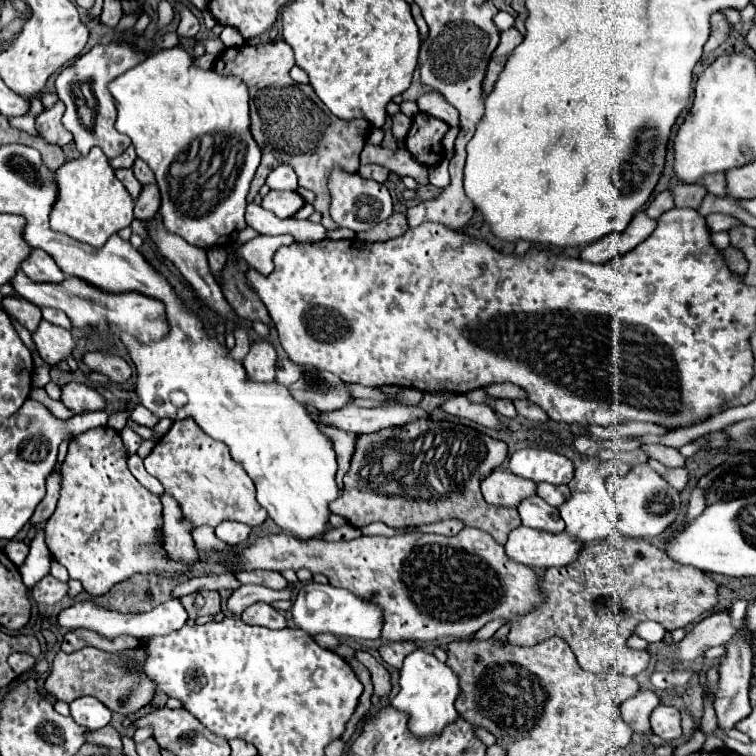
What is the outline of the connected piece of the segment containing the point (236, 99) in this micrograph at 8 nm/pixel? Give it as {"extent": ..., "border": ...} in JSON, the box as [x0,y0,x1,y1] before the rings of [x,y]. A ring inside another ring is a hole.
{"extent":[108,47,262,247],"border":[[[182,47],[164,49],[148,55],[142,63],[128,69],[108,83],[118,111],[116,129],[126,133],[142,161],[150,165],[162,193],[162,221],[166,229],[180,235],[190,245],[214,247],[234,243],[238,231],[246,227],[246,195],[250,181],[260,165],[262,151],[250,133],[250,95],[242,79],[200,69],[194,57]]]}

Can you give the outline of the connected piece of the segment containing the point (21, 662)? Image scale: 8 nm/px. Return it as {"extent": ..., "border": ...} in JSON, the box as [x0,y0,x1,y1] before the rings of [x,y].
{"extent":[8,653,34,675],"border":[[[14,653],[14,655],[8,657],[8,663],[10,663],[10,667],[14,669],[16,675],[22,675],[22,673],[26,673],[34,667],[34,657],[24,655],[24,653]]]}

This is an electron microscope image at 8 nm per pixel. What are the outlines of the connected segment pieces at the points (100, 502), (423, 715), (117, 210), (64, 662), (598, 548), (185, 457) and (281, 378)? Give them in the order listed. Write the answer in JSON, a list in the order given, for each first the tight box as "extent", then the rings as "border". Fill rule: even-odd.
[{"extent":[44,427,192,597],"border":[[[112,427],[90,429],[70,441],[68,455],[62,465],[62,489],[54,515],[46,521],[44,537],[50,555],[68,569],[70,579],[78,579],[84,591],[92,597],[106,595],[116,583],[128,581],[132,575],[160,575],[168,579],[178,579],[188,573],[192,565],[174,561],[166,555],[164,539],[158,533],[162,529],[162,503],[158,495],[152,495],[146,487],[126,467],[126,449],[122,445],[120,433]]]},{"extent":[390,647,460,737],"border":[[[420,647],[414,651],[414,659],[410,655],[410,659],[404,661],[402,673],[400,673],[400,693],[390,703],[396,709],[410,713],[408,727],[414,735],[426,737],[426,735],[434,735],[442,731],[446,723],[456,719],[458,713],[454,709],[454,699],[458,697],[458,693],[460,693],[458,675],[446,663],[438,661],[434,653],[428,653],[426,649]]]},{"extent":[50,147,134,247],"border":[[[94,147],[86,157],[64,163],[56,171],[58,179],[58,203],[50,215],[50,227],[54,231],[66,233],[76,241],[88,243],[92,247],[102,247],[110,235],[118,233],[122,227],[128,227],[134,221],[132,209],[134,201],[122,183],[116,179],[114,169],[110,167],[108,157],[102,149]]]},{"extent":[44,647,156,715],"border":[[[84,647],[70,654],[60,651],[54,659],[54,671],[48,675],[44,687],[50,695],[66,703],[72,703],[82,695],[92,695],[100,699],[110,711],[120,715],[132,715],[152,701],[156,693],[156,683],[152,679],[146,679],[144,671],[132,671],[128,667],[128,661],[138,661],[142,665],[146,661],[146,651],[142,651],[142,647],[126,649],[120,653],[106,653],[94,647]]]},{"extent":[508,535,718,677],"border":[[[624,535],[586,545],[578,561],[572,563],[570,567],[546,569],[540,585],[544,591],[544,603],[530,609],[522,617],[516,617],[510,623],[512,629],[508,633],[508,641],[518,647],[534,647],[550,637],[560,637],[570,645],[570,649],[578,659],[578,665],[584,671],[614,673],[628,677],[636,677],[650,665],[646,653],[626,647],[626,639],[634,633],[640,621],[646,619],[658,621],[660,625],[664,625],[666,631],[692,625],[716,605],[716,589],[718,589],[716,581],[706,573],[700,573],[694,567],[682,567],[680,563],[674,563],[670,557],[666,557],[662,549],[654,547],[646,539],[630,539]]]},{"extent":[144,419,268,527],"border":[[[192,419],[172,423],[170,431],[162,435],[152,453],[144,459],[144,465],[150,475],[164,483],[164,491],[180,503],[184,517],[190,519],[194,527],[216,527],[226,519],[258,527],[268,519],[268,513],[256,501],[252,479],[230,459],[228,447],[210,439]]]},{"extent":[276,359,352,411],"border":[[[290,359],[278,361],[276,381],[288,387],[294,399],[312,405],[318,411],[338,411],[352,403],[352,393],[340,377],[310,365],[292,363]]]}]

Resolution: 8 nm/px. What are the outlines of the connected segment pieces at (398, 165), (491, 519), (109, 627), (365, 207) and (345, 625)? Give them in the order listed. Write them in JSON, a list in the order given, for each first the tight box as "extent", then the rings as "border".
[{"extent":[360,143,428,185],"border":[[[366,143],[366,147],[360,153],[360,163],[362,165],[376,163],[394,171],[398,177],[410,175],[418,185],[428,185],[428,169],[422,167],[420,163],[414,163],[414,159],[410,159],[410,153],[402,147],[396,151],[390,151],[386,147],[376,147]]]},{"extent":[330,419,520,545],"border":[[[418,419],[406,427],[360,435],[350,471],[344,475],[342,497],[330,503],[330,513],[344,517],[352,527],[382,521],[394,529],[460,519],[466,527],[488,531],[504,545],[508,533],[520,527],[518,511],[488,505],[480,493],[482,479],[504,459],[506,443],[448,421]]]},{"extent":[58,599,188,639],"border":[[[170,599],[158,607],[154,607],[152,611],[148,613],[140,613],[140,615],[132,615],[132,613],[116,613],[116,611],[108,611],[108,609],[102,609],[102,607],[96,607],[94,603],[90,601],[84,601],[84,603],[76,603],[68,609],[64,609],[60,615],[58,615],[58,625],[66,627],[66,629],[92,629],[104,637],[118,637],[118,635],[130,635],[130,637],[136,637],[136,639],[142,639],[142,637],[152,637],[152,635],[168,635],[172,631],[178,631],[180,627],[186,625],[188,621],[188,615],[186,615],[186,609],[180,607],[182,603],[178,599]]]},{"extent":[328,167,392,231],"border":[[[334,167],[328,177],[328,193],[330,193],[330,217],[346,229],[368,231],[380,221],[388,219],[392,215],[392,197],[388,189],[372,179],[364,179],[358,173],[346,173],[340,167]]]},{"extent":[292,583,382,639],"border":[[[308,583],[298,591],[298,597],[292,605],[292,615],[296,627],[304,629],[310,635],[318,633],[332,633],[332,635],[346,635],[356,639],[380,639],[382,631],[382,609],[348,589],[338,589],[332,585],[318,585]]]}]

